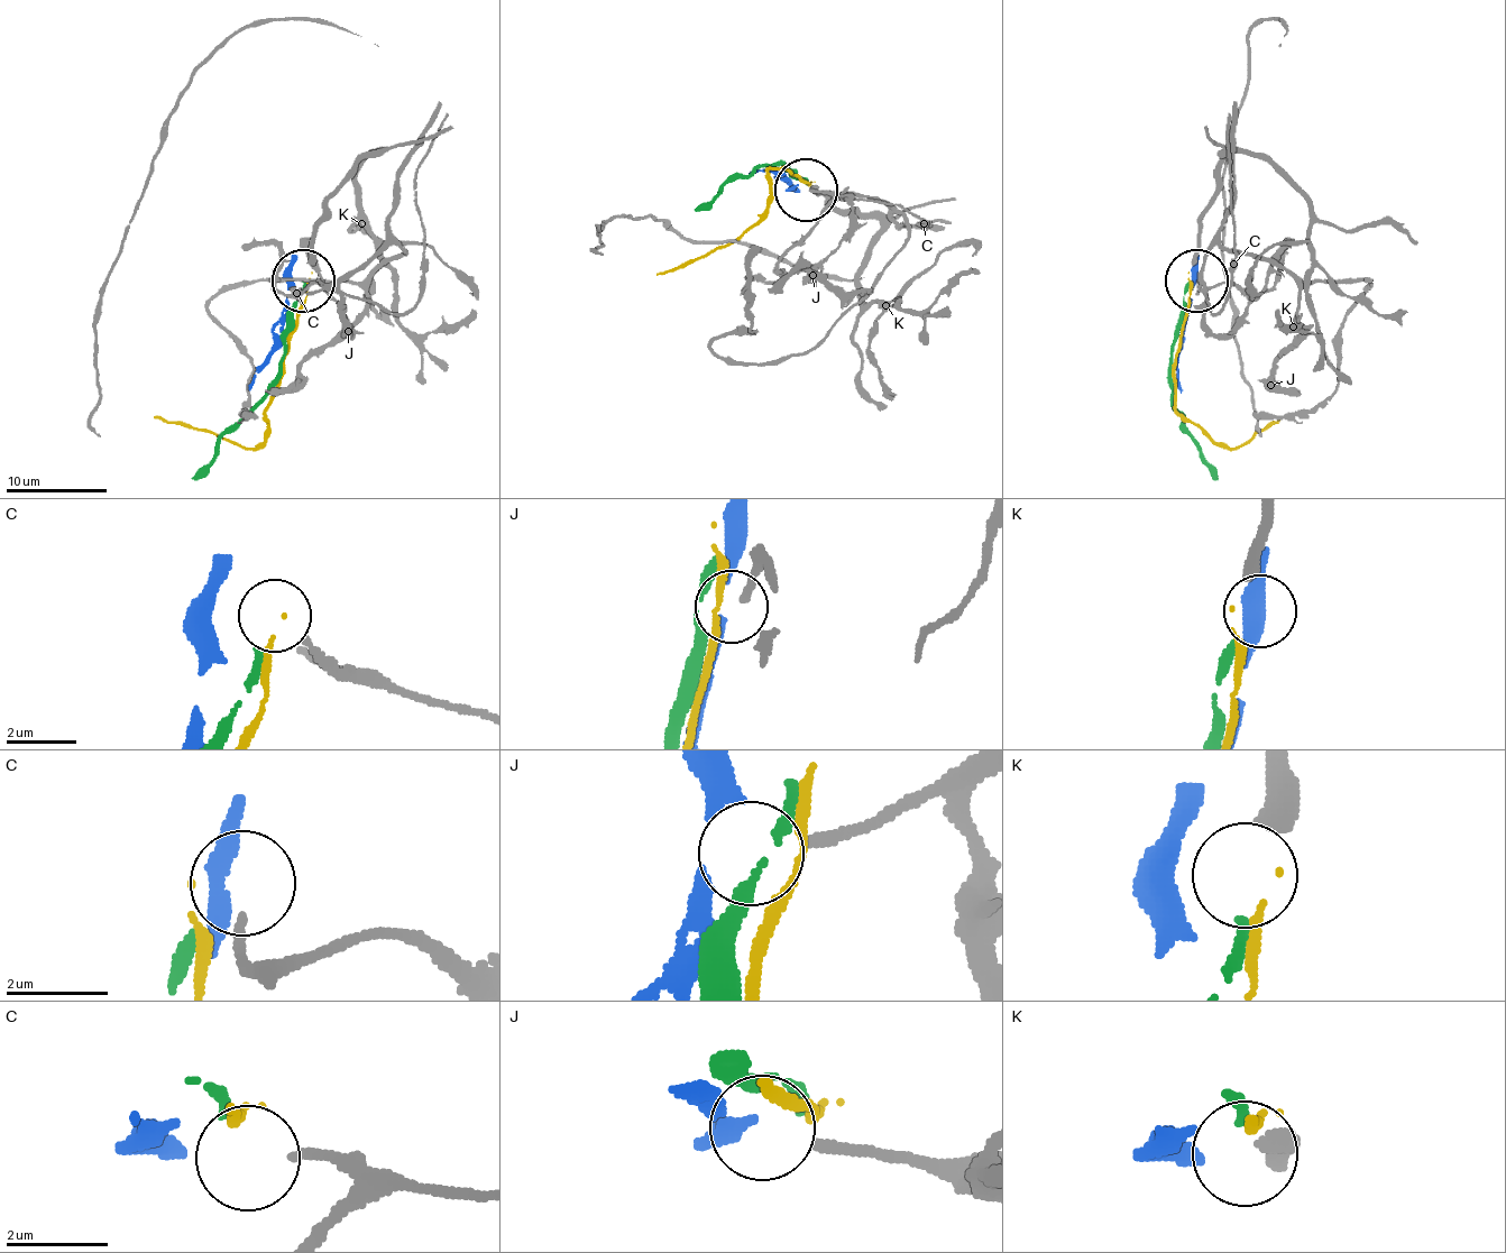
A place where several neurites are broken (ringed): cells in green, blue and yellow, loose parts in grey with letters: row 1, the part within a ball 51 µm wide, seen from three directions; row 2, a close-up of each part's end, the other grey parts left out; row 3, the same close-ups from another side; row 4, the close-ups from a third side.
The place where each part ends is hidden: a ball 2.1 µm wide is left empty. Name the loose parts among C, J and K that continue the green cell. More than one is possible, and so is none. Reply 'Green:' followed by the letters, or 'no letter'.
Green: K

